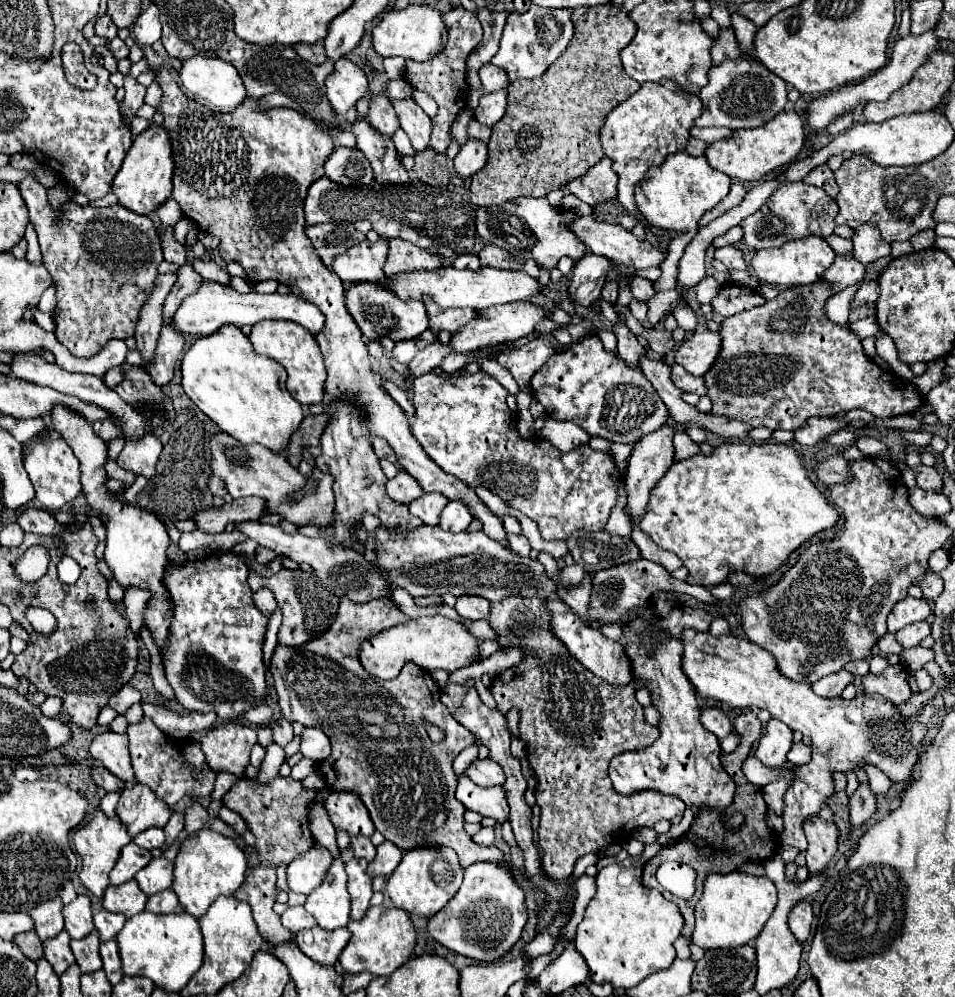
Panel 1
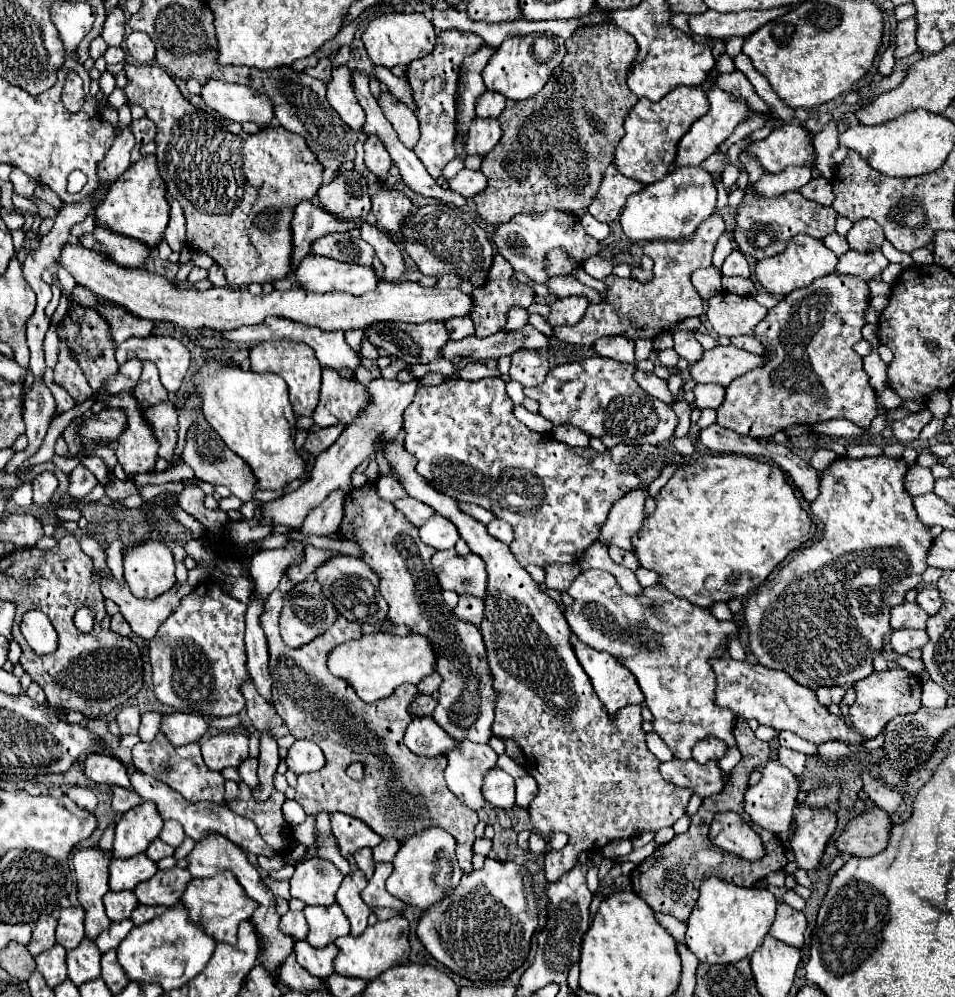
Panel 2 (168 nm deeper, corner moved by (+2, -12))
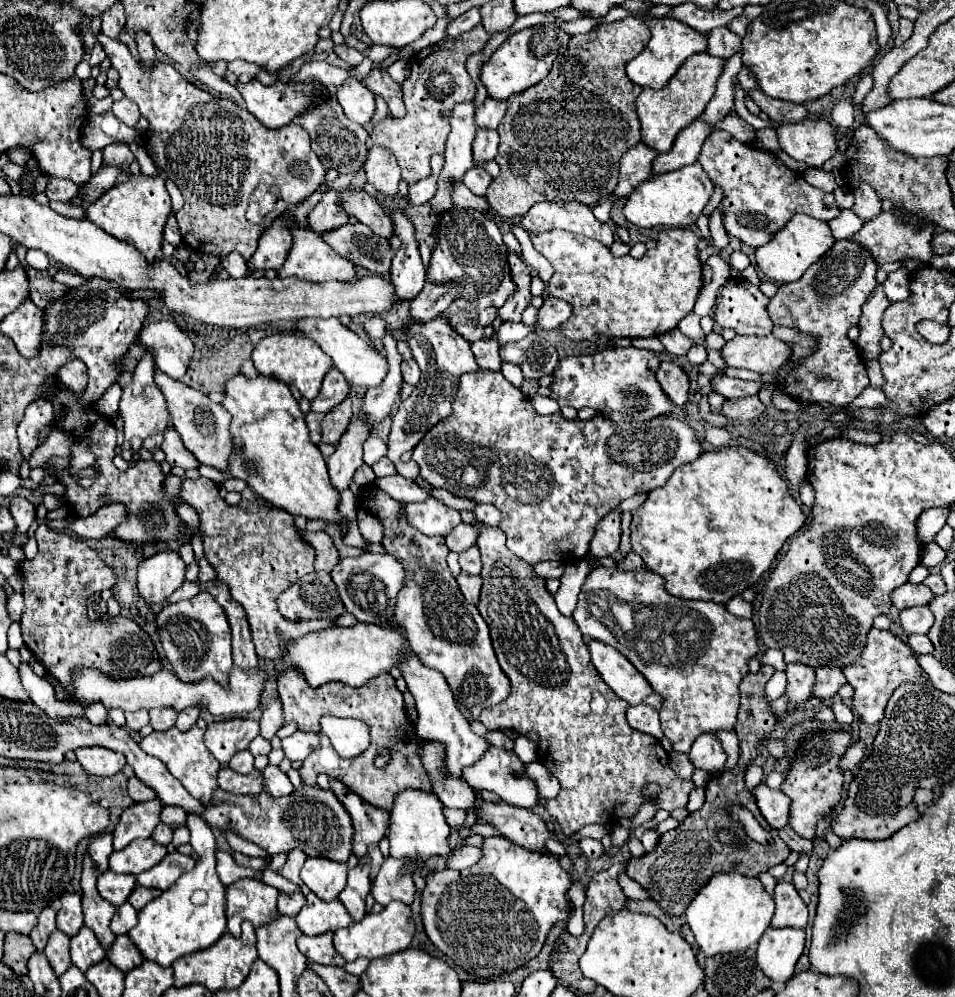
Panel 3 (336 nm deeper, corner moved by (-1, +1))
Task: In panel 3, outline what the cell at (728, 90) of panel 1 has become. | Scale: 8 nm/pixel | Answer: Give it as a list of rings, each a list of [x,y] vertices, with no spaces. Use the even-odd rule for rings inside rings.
[[[701,118],[695,120],[695,124],[691,124],[691,128],[685,128],[683,132],[679,132],[671,152],[661,154],[653,160],[651,176],[673,172],[673,170],[679,170],[687,164],[693,164],[701,152],[703,140],[707,140],[707,136],[711,132],[713,132],[711,124],[705,124]]]

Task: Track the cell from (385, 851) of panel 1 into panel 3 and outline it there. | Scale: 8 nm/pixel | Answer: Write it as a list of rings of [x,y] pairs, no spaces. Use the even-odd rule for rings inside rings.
[[[393,856],[385,858],[379,876],[373,880],[371,894],[375,900],[383,906],[387,906],[393,900],[401,900],[403,904],[411,904],[415,896],[415,884],[409,876],[409,872],[403,872],[403,866],[407,860],[397,860]]]

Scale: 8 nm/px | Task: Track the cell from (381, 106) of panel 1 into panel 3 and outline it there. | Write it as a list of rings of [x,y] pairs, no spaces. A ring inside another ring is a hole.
[[[373,148],[369,150],[369,158],[365,164],[365,176],[367,182],[375,188],[377,194],[383,194],[387,198],[393,198],[397,194],[401,176],[395,156],[387,152],[387,148]]]

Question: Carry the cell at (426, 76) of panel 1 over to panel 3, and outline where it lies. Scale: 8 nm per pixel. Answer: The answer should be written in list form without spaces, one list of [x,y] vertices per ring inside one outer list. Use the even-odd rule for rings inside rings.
[[[477,24],[471,32],[459,36],[459,40],[443,38],[435,46],[429,46],[409,58],[411,74],[403,82],[403,100],[407,114],[401,120],[395,118],[381,120],[371,134],[371,144],[383,146],[395,154],[401,166],[401,176],[407,182],[407,186],[413,186],[415,182],[431,176],[429,160],[433,154],[443,154],[445,140],[451,132],[451,126],[441,116],[441,112],[451,110],[457,102],[473,100],[477,88],[465,70],[465,60],[471,54],[483,50],[489,38],[491,36],[485,32],[485,28]]]

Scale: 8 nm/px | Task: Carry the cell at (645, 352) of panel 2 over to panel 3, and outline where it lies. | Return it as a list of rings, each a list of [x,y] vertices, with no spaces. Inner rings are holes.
[[[633,346],[631,348],[605,348],[603,352],[597,352],[593,356],[565,358],[555,368],[555,380],[551,384],[551,388],[553,388],[551,398],[555,398],[559,402],[559,406],[573,406],[575,410],[589,406],[589,408],[597,410],[599,414],[605,414],[617,422],[651,420],[659,414],[669,414],[675,410],[671,400],[667,400],[667,396],[663,396],[663,390],[659,388],[659,382],[655,378],[657,370],[659,370],[659,360],[655,358],[655,354],[651,350],[641,350],[641,348],[633,348]]]

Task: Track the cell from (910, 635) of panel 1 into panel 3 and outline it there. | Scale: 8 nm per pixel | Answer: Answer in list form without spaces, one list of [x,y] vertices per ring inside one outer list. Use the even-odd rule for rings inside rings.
[[[921,604],[915,608],[907,608],[899,614],[901,626],[907,634],[927,634],[933,626],[933,612],[929,604]]]

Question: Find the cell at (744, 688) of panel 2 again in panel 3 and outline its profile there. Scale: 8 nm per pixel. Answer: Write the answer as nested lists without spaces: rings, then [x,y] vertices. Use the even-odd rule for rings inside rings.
[[[787,664],[787,698],[791,704],[801,704],[811,696],[811,688],[815,684],[815,672],[813,668],[805,664]]]

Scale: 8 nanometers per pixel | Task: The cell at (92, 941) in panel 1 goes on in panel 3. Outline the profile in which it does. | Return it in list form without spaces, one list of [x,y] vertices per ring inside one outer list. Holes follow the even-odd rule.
[[[83,926],[79,930],[79,934],[71,938],[71,960],[73,960],[73,964],[81,972],[87,972],[89,966],[101,962],[103,958],[105,958],[103,946],[95,938],[95,934],[87,926]]]

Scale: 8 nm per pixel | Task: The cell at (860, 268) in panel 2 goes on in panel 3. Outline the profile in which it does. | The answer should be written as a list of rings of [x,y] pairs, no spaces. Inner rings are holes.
[[[897,208],[895,212],[881,212],[879,216],[867,220],[863,224],[863,228],[853,236],[853,240],[861,246],[865,246],[867,250],[871,250],[871,254],[875,256],[875,260],[879,264],[885,262],[901,262],[901,260],[909,260],[909,258],[919,258],[919,260],[931,260],[935,254],[931,252],[931,238],[935,234],[935,224],[927,218],[919,218],[919,216],[911,216],[911,212]]]

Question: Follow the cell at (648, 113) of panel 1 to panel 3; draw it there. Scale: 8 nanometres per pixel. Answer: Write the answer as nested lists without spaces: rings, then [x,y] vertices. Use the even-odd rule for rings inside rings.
[[[701,52],[691,56],[683,64],[683,68],[679,68],[673,80],[661,90],[643,88],[643,92],[637,98],[637,114],[641,120],[641,136],[647,146],[655,148],[657,152],[671,150],[675,136],[703,114],[705,106],[715,94],[715,82],[723,72],[723,64],[725,64],[723,58],[713,58],[711,54]]]

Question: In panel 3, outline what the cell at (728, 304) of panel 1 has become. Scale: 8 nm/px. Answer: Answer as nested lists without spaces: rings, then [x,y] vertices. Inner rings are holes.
[[[729,278],[715,308],[715,322],[741,336],[769,336],[773,322],[767,314],[769,298],[759,286],[743,278]]]

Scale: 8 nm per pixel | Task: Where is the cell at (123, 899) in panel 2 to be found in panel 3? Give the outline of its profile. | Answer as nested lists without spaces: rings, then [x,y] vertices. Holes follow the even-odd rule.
[[[105,870],[99,878],[97,878],[97,890],[99,890],[99,894],[107,900],[107,902],[111,902],[111,904],[115,904],[115,906],[121,906],[127,898],[129,898],[129,894],[131,894],[131,890],[137,886],[137,878],[135,876],[127,876],[127,874],[115,874],[115,872],[111,872],[111,870]]]

